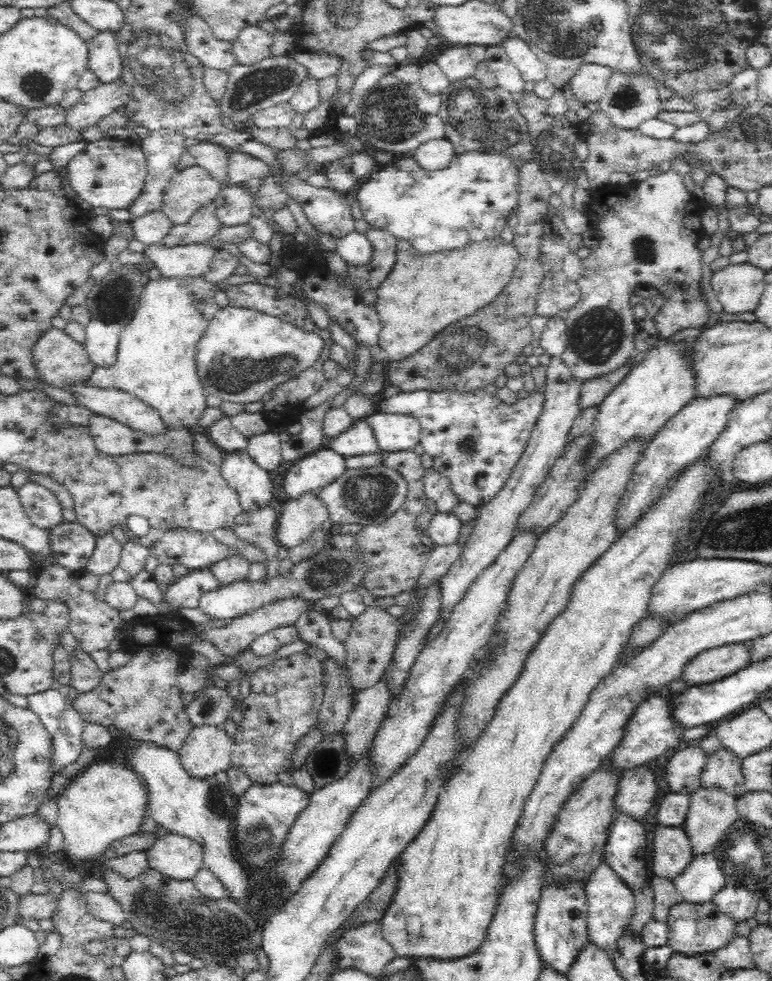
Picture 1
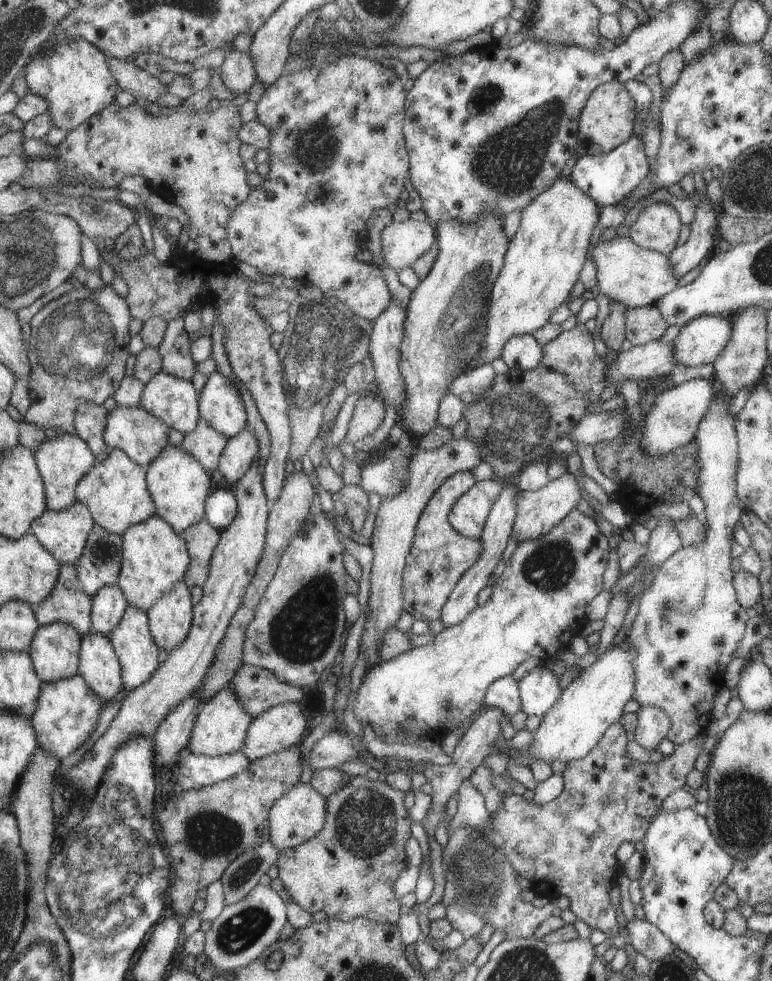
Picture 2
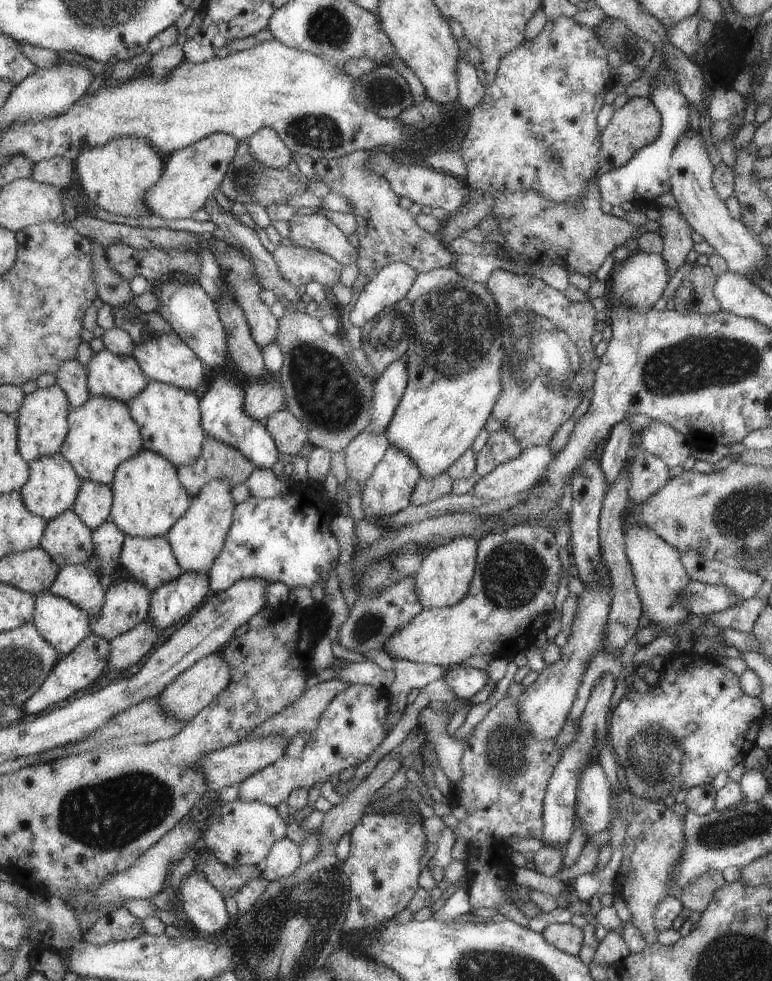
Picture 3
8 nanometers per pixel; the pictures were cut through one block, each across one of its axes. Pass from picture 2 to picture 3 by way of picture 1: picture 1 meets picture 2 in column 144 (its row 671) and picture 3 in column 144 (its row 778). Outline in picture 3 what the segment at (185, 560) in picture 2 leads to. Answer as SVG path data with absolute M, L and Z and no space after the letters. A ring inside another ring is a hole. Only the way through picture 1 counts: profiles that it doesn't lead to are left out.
M142 449L134 458L127 460L119 466L116 480L112 487L115 489L115 506L113 508L112 520L120 525L127 536L135 537L157 537L166 535L176 524L177 520L184 516L188 507L191 506L191 497L187 489L183 487L182 480L178 475L178 468L166 457L150 449Z

